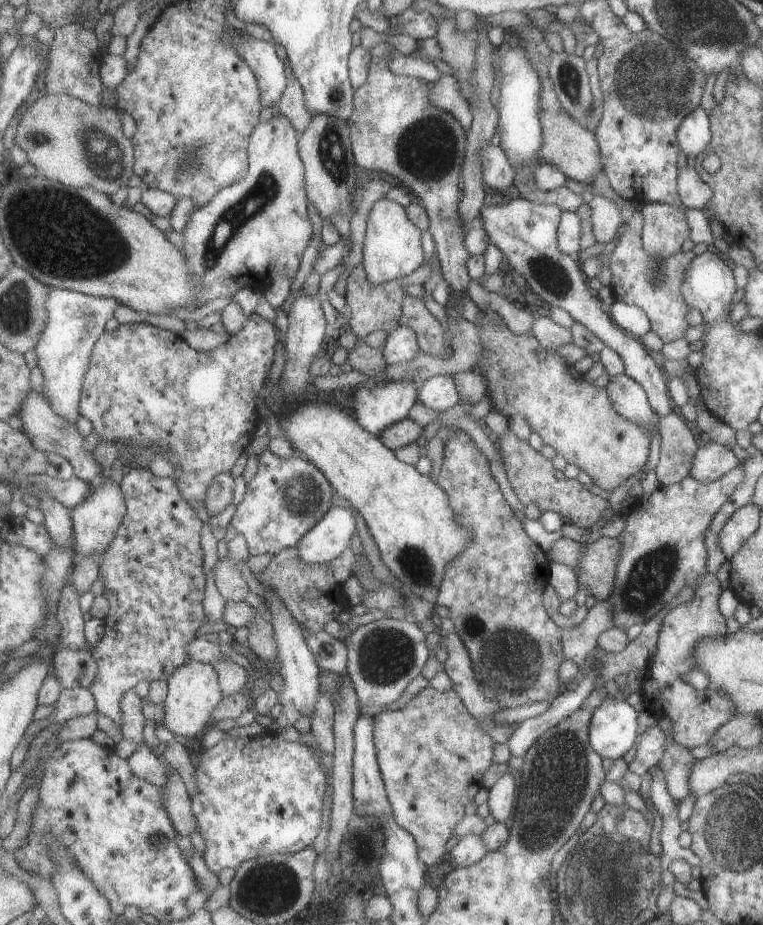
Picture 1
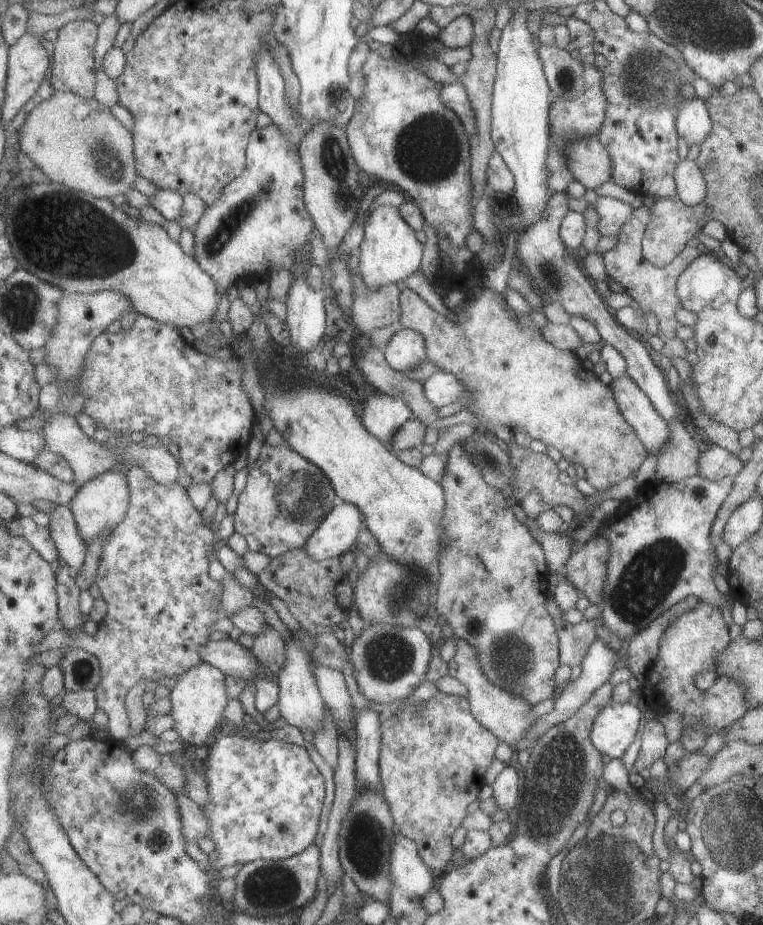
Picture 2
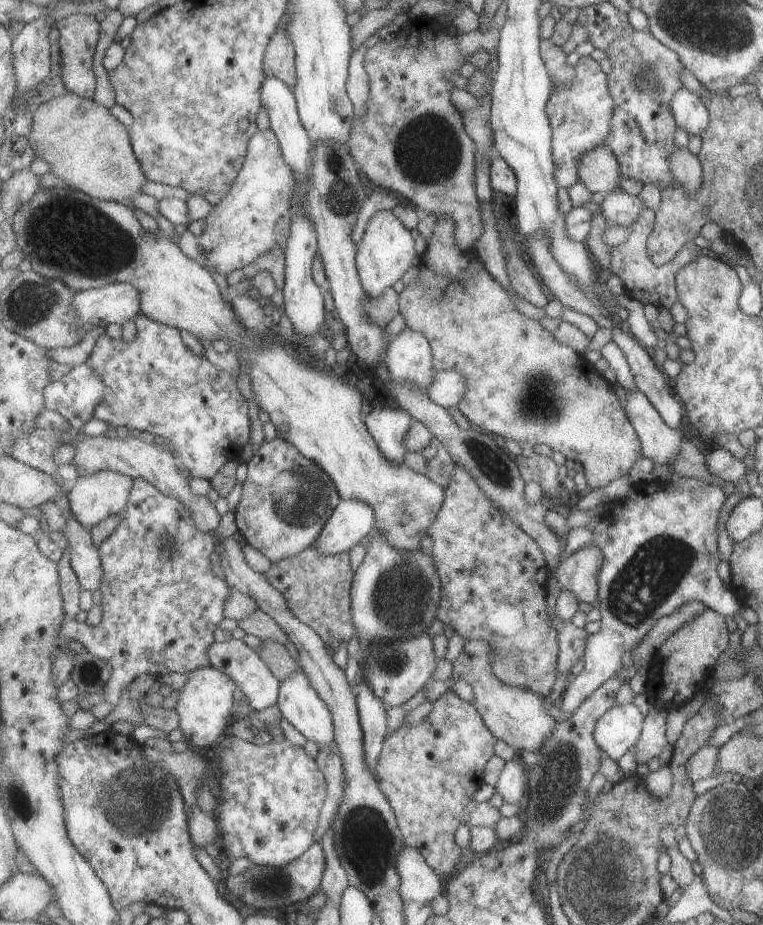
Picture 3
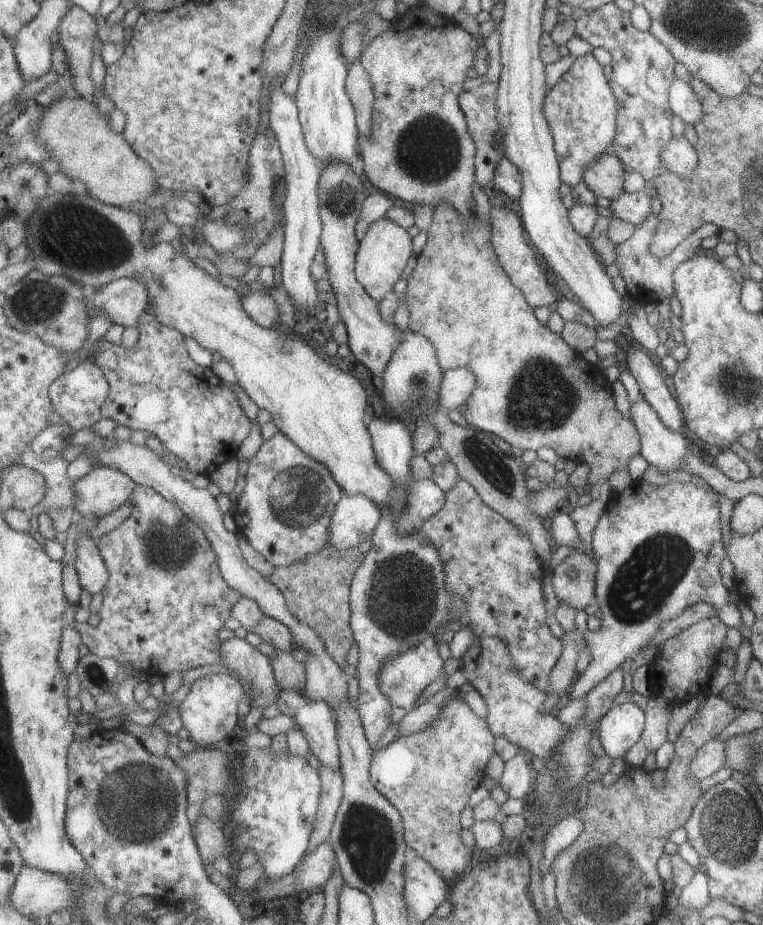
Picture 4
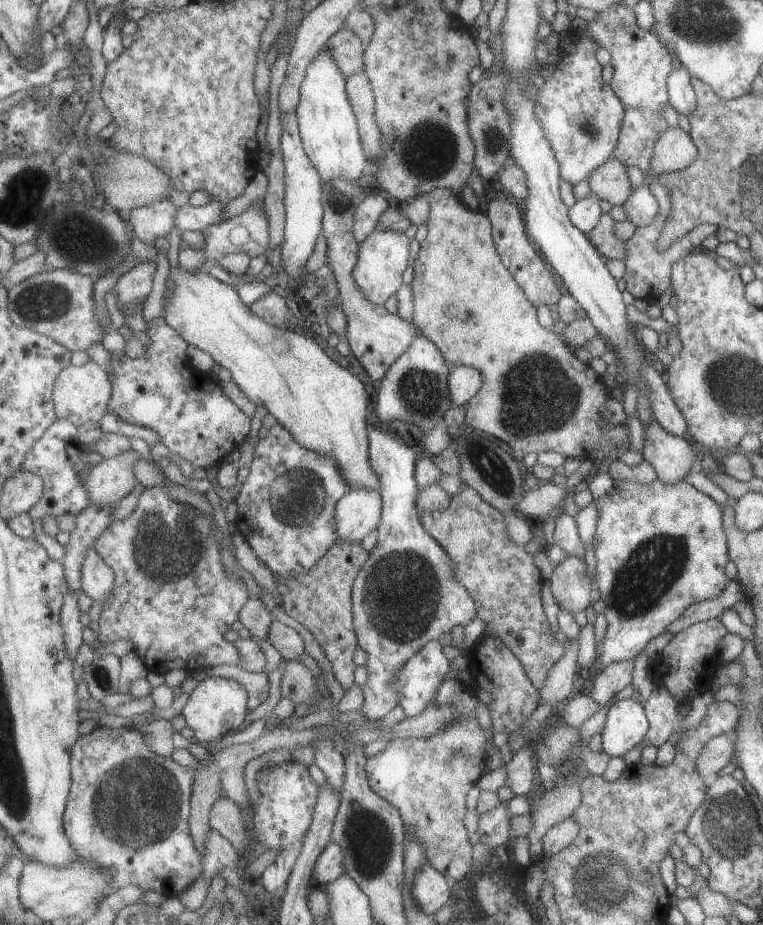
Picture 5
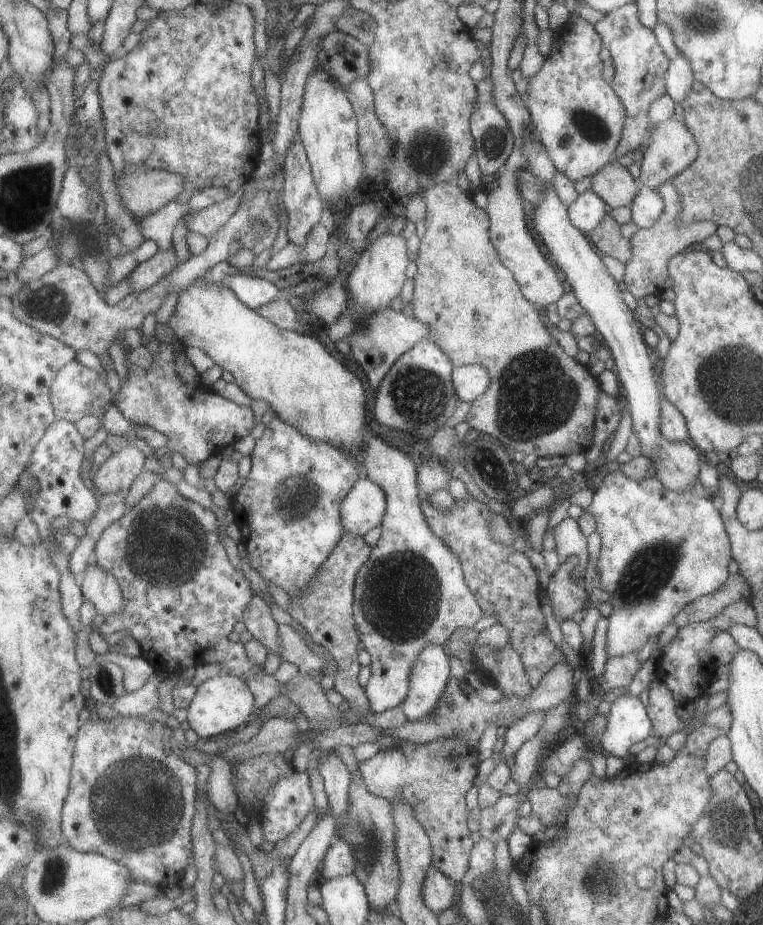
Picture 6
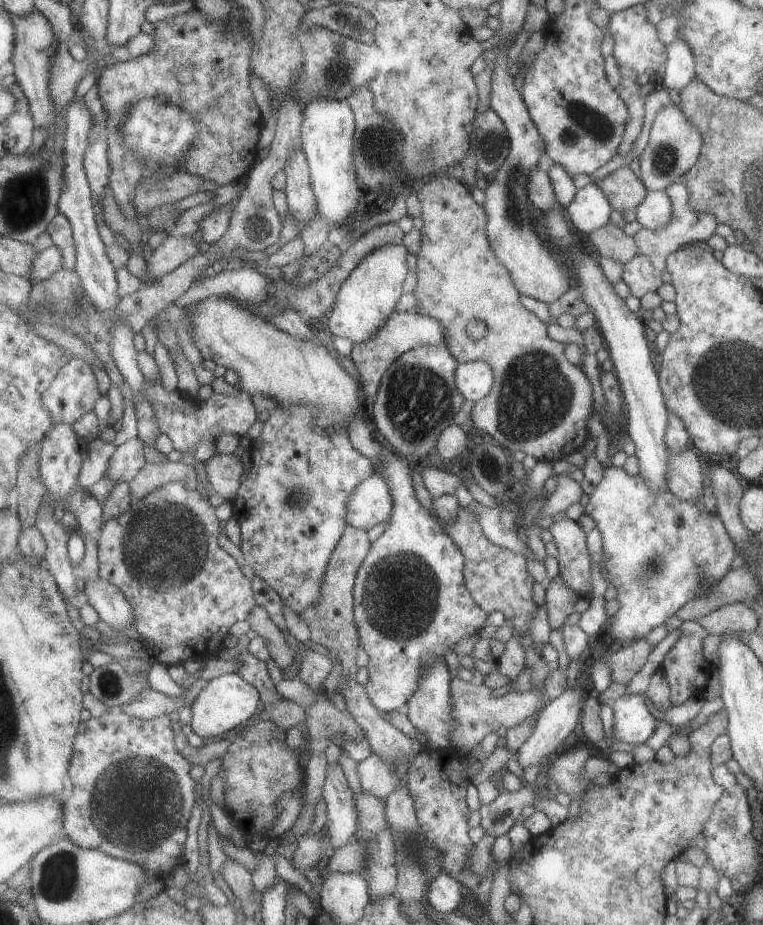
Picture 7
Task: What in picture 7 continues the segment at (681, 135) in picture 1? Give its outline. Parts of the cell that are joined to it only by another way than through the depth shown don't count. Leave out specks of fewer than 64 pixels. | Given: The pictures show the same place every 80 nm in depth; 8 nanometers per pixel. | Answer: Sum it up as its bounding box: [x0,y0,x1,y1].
[663,37,696,92]

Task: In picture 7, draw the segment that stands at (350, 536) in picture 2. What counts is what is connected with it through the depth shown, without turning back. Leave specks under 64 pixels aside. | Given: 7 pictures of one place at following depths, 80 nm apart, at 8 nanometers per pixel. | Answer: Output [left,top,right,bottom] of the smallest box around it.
[346,474,394,531]

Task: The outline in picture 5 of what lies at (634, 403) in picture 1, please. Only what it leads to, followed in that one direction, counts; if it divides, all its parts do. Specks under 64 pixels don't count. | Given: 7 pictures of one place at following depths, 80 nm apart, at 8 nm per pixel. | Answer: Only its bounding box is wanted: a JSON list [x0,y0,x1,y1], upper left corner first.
[643,420,697,484]

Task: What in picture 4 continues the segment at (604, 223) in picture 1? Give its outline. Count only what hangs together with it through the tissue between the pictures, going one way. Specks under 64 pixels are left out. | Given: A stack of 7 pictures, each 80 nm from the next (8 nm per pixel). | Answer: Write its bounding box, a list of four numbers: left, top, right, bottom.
[610,190,651,225]

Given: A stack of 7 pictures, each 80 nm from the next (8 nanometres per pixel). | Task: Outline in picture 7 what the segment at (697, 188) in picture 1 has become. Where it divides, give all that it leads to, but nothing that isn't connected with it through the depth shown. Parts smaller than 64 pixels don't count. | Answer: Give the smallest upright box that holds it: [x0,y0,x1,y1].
[639,104,703,191]

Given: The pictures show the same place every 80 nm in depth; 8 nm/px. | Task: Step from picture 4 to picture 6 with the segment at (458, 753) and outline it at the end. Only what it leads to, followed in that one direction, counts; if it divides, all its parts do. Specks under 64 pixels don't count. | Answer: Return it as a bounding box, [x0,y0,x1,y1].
[359,737,481,881]

